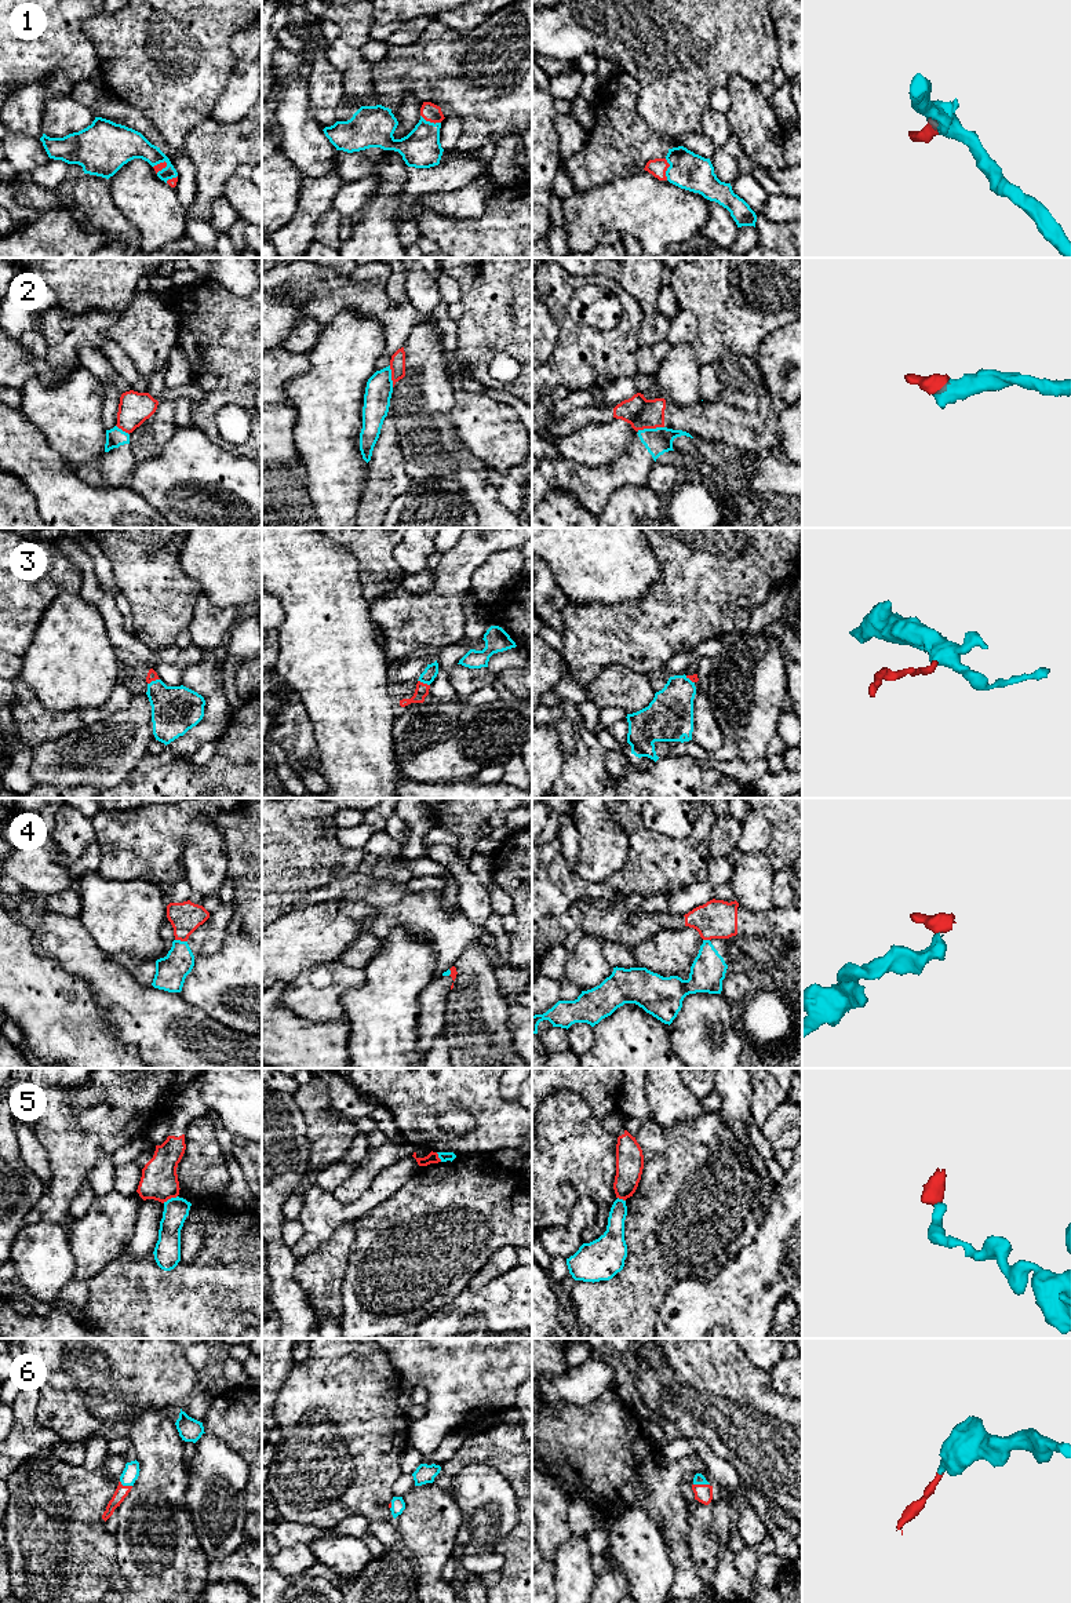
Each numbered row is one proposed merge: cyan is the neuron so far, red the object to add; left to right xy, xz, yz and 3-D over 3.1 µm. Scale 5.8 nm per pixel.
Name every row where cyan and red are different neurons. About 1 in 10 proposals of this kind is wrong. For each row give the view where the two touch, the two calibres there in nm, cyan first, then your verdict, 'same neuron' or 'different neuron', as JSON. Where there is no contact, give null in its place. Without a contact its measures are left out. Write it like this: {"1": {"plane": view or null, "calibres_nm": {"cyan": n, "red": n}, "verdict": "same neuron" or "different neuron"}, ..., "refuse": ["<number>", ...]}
{"1": {"plane": "yz", "calibres_nm": {"cyan": 220, "red": 110}, "verdict": "same neuron"}, "2": {"plane": "yz", "calibres_nm": {"cyan": 150, "red": 180}, "verdict": "different neuron"}, "3": {"plane": "xy", "calibres_nm": {"cyan": 280, "red": 60}, "verdict": "same neuron"}, "4": {"plane": "xy", "calibres_nm": {"cyan": 190, "red": 180}, "verdict": "different neuron"}, "5": {"plane": "xy", "calibres_nm": {"cyan": 140, "red": 220}, "verdict": "different neuron"}, "6": {"plane": "yz", "calibres_nm": {"cyan": 60, "red": 110}, "verdict": "same neuron"}, "refuse": ["2", "4", "5"]}

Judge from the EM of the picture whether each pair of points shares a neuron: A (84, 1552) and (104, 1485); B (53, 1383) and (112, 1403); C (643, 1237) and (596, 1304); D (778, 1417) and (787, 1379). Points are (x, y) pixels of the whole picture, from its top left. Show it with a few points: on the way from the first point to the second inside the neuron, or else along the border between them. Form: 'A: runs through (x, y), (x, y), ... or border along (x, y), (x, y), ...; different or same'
A: runs through (84, 1536), (84, 1504), (87, 1501); same
B: runs through (68, 1388), (79, 1396), (97, 1398); same
C: runs through (643, 1254), (643, 1263), (614, 1292); same
D: border along (769, 1373), (772, 1387), (787, 1398); different

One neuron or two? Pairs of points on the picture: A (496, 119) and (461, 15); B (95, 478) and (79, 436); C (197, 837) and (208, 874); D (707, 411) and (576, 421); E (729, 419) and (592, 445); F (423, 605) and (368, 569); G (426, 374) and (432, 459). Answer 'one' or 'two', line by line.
A: two
B: two
C: one
D: one
E: two
F: two
G: one

